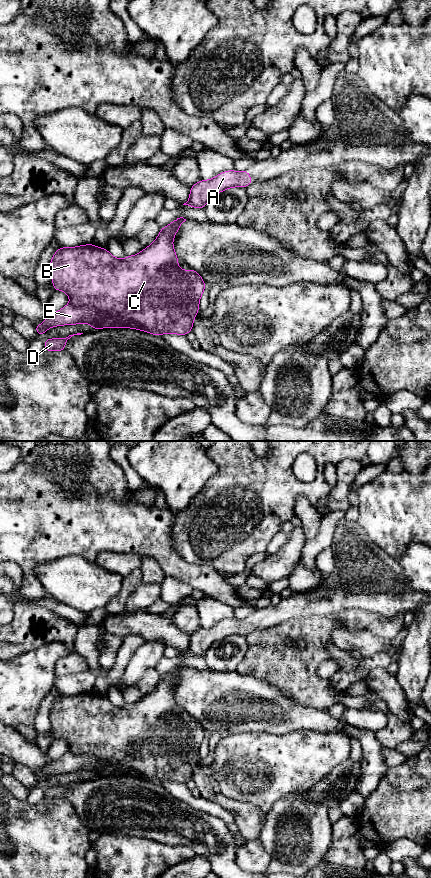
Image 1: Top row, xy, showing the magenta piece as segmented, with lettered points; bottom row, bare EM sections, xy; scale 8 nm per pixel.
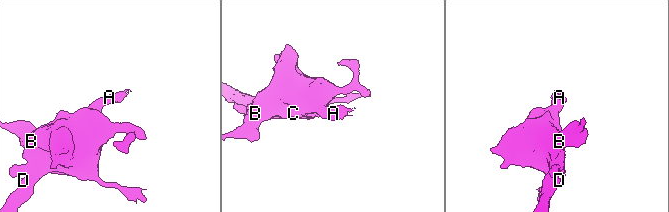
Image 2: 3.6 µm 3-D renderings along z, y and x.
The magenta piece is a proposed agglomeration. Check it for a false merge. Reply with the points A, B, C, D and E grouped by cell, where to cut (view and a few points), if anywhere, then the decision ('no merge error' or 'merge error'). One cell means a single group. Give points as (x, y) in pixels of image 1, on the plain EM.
A B C D / E | xy (70, 751), (93, 755), (103, 763), (131, 768), (139, 777) | merge error

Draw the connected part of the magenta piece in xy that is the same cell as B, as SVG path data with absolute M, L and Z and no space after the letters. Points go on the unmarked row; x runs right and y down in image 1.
M183 665L177 666L172 669L166 675L160 677L159 683L156 688L149 694L147 694L144 698L134 704L126 703L124 708L120 708L115 706L107 697L100 696L98 694L94 694L92 691L88 693L79 693L77 695L68 696L68 695L60 695L52 705L52 708L49 713L49 718L51 721L51 726L53 730L53 736L55 739L62 738L66 740L70 746L70 752L78 755L90 755L97 758L103 764L113 764L118 765L120 767L126 767L132 770L135 770L139 774L139 778L148 780L150 782L161 785L163 781L173 781L178 783L186 784L189 780L192 779L194 765L196 762L200 760L199 758L199 749L206 735L206 731L202 728L201 723L186 714L189 719L184 720L178 713L177 709L179 708L176 700L173 696L173 685L177 682L179 675L185 670L186 667Z

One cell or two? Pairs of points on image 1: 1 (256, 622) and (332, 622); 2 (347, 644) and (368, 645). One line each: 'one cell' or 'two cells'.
1: two cells
2: one cell

